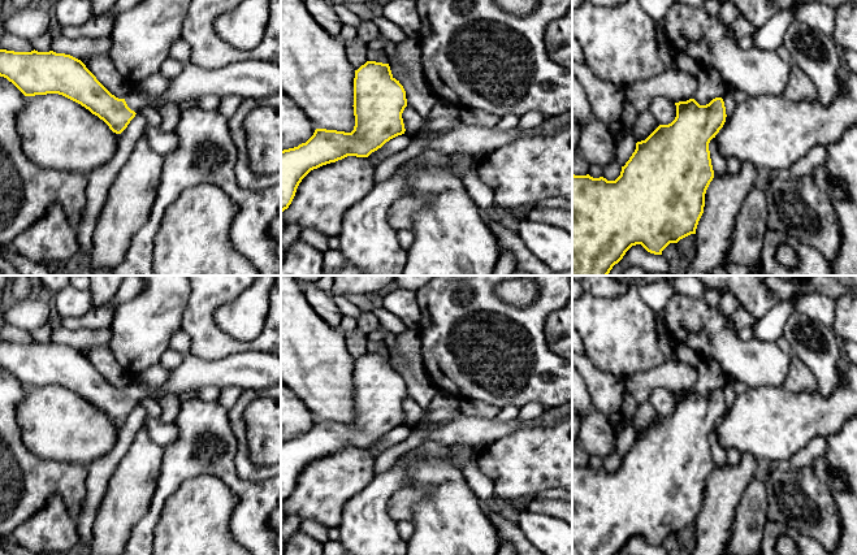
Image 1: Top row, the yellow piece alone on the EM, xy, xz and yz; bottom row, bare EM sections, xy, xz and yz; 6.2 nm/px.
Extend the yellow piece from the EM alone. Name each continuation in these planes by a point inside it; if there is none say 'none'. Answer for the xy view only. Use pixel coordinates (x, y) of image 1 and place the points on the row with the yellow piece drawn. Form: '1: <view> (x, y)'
1: xy (250, 79)

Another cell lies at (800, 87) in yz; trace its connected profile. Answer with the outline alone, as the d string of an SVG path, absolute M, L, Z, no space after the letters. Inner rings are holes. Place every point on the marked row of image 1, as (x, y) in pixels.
M792 65L792 71L784 91L784 96L792 101L817 100L817 88L810 77L797 65Z

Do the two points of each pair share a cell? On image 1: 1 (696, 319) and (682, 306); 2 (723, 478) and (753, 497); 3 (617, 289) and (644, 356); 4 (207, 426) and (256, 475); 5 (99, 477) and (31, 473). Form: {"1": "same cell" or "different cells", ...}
{"1": "same cell", "2": "different cells", "3": "different cells", "4": "different cells", "5": "different cells"}

